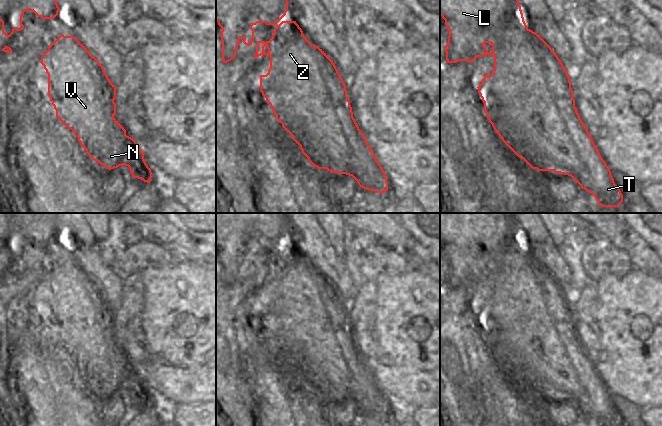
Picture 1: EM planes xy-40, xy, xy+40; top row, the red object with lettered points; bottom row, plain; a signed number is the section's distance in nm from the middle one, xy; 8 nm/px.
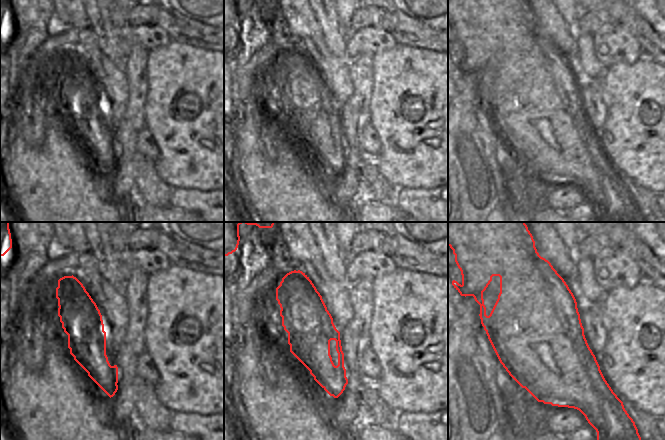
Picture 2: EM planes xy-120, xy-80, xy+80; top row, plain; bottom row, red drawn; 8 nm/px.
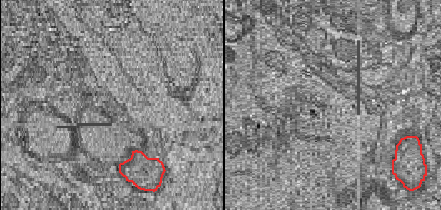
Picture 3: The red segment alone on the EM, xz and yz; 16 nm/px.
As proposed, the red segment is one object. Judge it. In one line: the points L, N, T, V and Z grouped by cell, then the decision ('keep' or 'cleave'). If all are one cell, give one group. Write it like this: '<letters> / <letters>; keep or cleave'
L N T V Z; keep

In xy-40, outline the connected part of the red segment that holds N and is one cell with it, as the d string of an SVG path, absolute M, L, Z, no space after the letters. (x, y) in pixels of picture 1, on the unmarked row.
M60 259L42 279L41 286L48 298L48 319L56 334L56 341L74 356L86 377L106 393L128 390L132 401L150 407L151 393L144 384L144 377L136 365L126 359L124 351L114 342L116 338L116 310L108 302L99 285L73 260Z

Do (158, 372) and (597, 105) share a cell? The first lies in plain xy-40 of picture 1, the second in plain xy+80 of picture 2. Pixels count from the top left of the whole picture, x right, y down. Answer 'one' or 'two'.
two

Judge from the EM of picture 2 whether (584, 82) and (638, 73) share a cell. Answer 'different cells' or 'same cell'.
different cells

